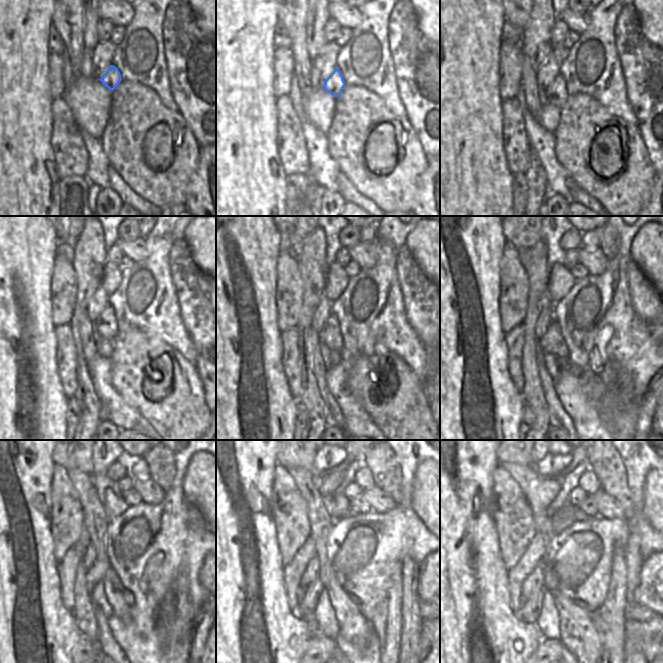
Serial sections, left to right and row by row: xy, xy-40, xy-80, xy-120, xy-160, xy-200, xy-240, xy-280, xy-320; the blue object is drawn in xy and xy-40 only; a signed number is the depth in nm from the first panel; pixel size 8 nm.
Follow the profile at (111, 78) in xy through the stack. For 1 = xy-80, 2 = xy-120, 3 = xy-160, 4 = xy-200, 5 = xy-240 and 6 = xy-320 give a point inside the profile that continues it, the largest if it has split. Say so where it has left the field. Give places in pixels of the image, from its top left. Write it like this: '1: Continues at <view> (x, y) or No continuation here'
1: Continues at xy-80 (556, 95)
2: Continues at xy-120 (106, 326)
3: Continues at xy-160 (330, 335)
4: Continues at xy-200 (552, 342)
5: Continues at xy-240 (101, 569)
6: Continues at xy-320 (529, 612)

